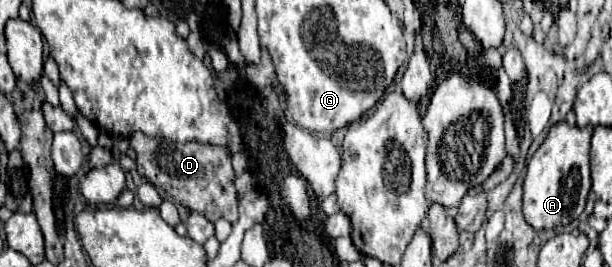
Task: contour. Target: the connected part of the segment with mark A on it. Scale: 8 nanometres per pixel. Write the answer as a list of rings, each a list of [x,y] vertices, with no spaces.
[[[566,120],[550,126],[546,140],[528,162],[524,180],[524,216],[532,228],[550,230],[570,224],[584,210],[590,192],[590,138],[592,128],[578,128]]]

